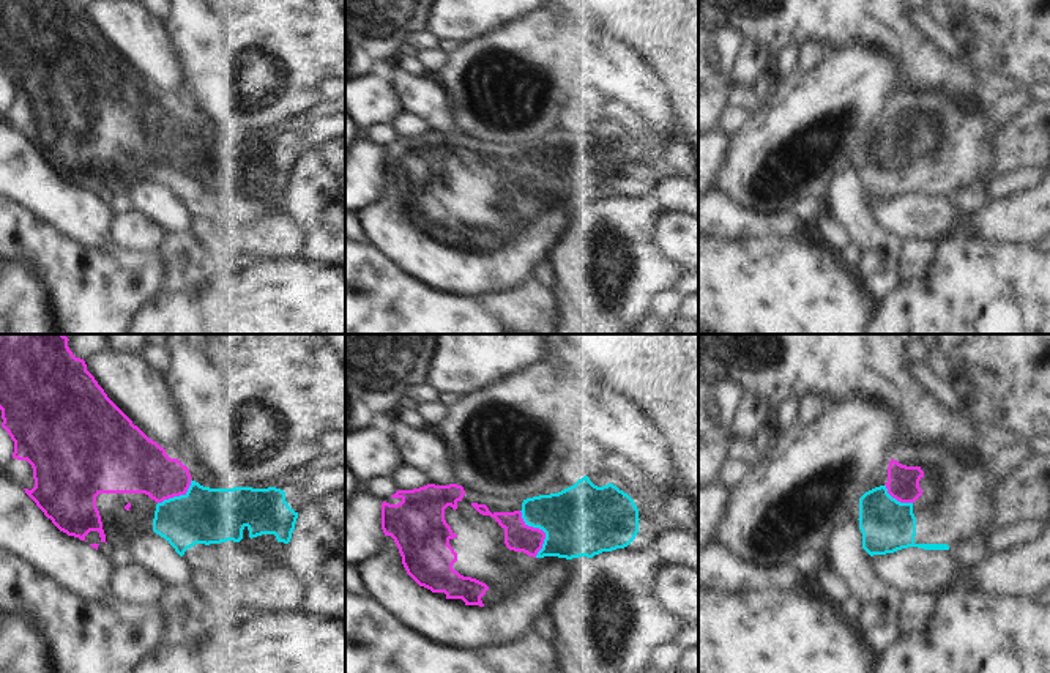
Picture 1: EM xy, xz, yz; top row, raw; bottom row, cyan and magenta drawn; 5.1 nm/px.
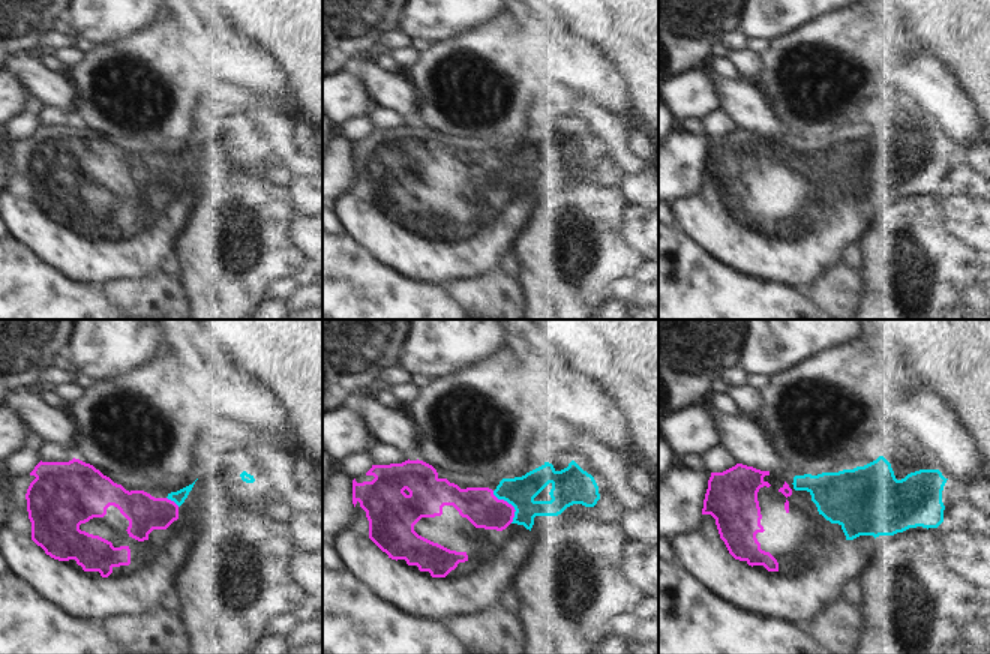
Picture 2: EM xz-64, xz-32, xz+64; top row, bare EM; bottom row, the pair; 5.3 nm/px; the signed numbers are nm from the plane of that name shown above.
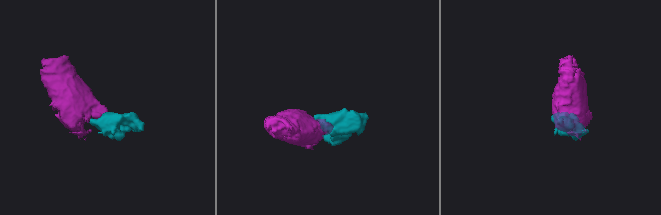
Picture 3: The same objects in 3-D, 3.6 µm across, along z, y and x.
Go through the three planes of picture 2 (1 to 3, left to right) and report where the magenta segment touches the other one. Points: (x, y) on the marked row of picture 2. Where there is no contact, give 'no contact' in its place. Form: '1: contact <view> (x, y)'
1: contact xz-64 (173, 500)
2: contact xz-32 (510, 503)
3: no contact

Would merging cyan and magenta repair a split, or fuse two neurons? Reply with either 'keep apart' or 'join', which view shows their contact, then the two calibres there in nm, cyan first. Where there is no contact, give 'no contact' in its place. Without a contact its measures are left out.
keep apart | xz | 360/140 nm

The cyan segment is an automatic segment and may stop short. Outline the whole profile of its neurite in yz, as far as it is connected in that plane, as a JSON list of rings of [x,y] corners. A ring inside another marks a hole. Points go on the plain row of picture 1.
[[[886,132],[875,134],[859,145],[859,177],[862,195],[870,202],[894,200],[902,195],[918,194],[924,197],[949,197],[948,191],[916,191],[916,164],[913,150],[900,150],[888,140]]]

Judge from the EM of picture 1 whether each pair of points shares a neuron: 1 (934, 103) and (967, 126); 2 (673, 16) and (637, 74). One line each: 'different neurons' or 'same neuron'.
1: same neuron
2: different neurons

